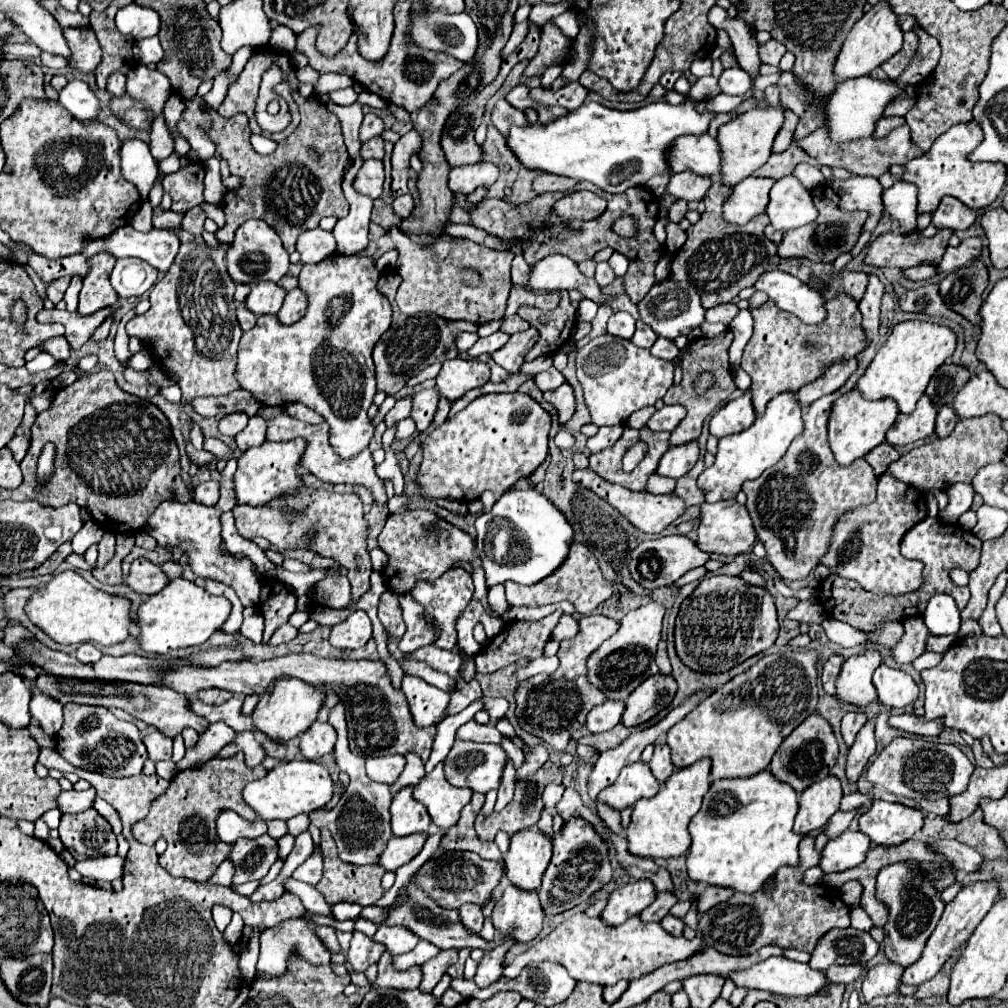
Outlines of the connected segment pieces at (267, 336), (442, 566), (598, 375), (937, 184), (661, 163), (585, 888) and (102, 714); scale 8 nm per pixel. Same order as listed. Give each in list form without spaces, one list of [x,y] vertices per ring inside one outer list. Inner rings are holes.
[[[329,256],[317,264],[305,264],[299,288],[307,296],[305,316],[291,324],[279,324],[277,316],[259,316],[255,328],[243,332],[235,378],[261,404],[279,406],[303,402],[319,412],[331,426],[329,442],[341,458],[353,458],[369,446],[373,426],[367,408],[375,396],[373,346],[391,324],[391,304],[377,290],[379,272],[367,256]]]
[[[407,510],[403,514],[389,514],[383,532],[379,534],[379,548],[389,554],[389,566],[383,570],[383,580],[389,590],[405,594],[413,590],[419,580],[437,580],[457,560],[471,562],[475,556],[475,542],[469,534],[437,518],[429,510]]]
[[[611,334],[597,336],[589,340],[585,346],[577,350],[577,378],[583,388],[583,398],[591,414],[591,422],[595,426],[615,426],[625,422],[633,412],[653,406],[659,398],[665,396],[665,386],[673,380],[673,364],[665,364],[665,360],[651,356],[649,350],[635,346],[631,340],[621,340]]]
[[[975,120],[967,124],[955,124],[945,134],[941,134],[931,150],[919,158],[913,158],[905,164],[905,172],[901,176],[903,182],[911,182],[919,188],[919,204],[917,214],[931,214],[937,210],[943,196],[953,196],[961,200],[965,206],[973,210],[981,210],[991,206],[997,196],[1001,194],[1005,180],[1007,180],[1007,168],[1003,164],[985,164],[985,162],[969,162],[967,154],[981,144],[983,134]]]
[[[691,98],[681,106],[659,100],[629,112],[611,110],[591,102],[581,104],[577,110],[567,112],[549,124],[513,126],[505,140],[509,150],[527,170],[587,180],[609,194],[619,194],[631,186],[645,184],[657,174],[669,176],[665,160],[669,144],[685,134],[705,134],[711,118],[713,114],[697,114]],[[635,164],[637,168],[629,172]]]
[[[571,818],[563,824],[561,832],[553,836],[553,858],[543,874],[543,884],[539,888],[539,900],[545,916],[561,914],[587,898],[591,898],[597,890],[601,890],[611,880],[611,864],[609,864],[609,848],[597,836],[597,832],[581,818]]]
[[[65,704],[63,710],[65,724],[57,734],[57,750],[67,762],[77,768],[85,768],[89,772],[99,772],[113,778],[141,774],[143,762],[147,760],[147,750],[141,742],[141,734],[135,724],[117,720],[107,708],[101,706]]]

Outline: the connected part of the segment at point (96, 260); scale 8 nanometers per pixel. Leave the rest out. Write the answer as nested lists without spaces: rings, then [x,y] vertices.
[[[97,254],[91,260],[91,270],[87,278],[83,280],[83,288],[79,294],[79,314],[89,316],[101,308],[115,306],[117,292],[113,292],[113,286],[109,284],[109,272],[113,270],[115,258],[109,254]]]

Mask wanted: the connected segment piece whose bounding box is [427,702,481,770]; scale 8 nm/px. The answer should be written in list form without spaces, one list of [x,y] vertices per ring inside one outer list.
[[[473,702],[471,706],[467,706],[463,712],[459,712],[457,716],[447,716],[443,722],[437,725],[437,733],[435,736],[435,742],[433,742],[433,750],[431,750],[431,756],[427,760],[427,770],[433,770],[439,762],[445,760],[449,748],[453,746],[455,742],[455,734],[459,726],[463,726],[465,722],[469,722],[475,712],[481,710],[481,702]]]

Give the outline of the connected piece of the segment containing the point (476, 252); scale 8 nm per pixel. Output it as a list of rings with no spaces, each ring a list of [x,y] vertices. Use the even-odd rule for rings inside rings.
[[[391,228],[389,238],[399,250],[397,274],[403,282],[397,290],[397,304],[403,314],[413,316],[417,312],[433,312],[445,320],[469,320],[475,324],[503,318],[511,288],[509,266],[513,252],[497,252],[469,240],[461,244],[455,240],[435,240],[431,246],[421,248],[399,228]],[[461,268],[473,268],[473,272],[481,276],[481,284],[465,284],[465,280],[461,280]]]

